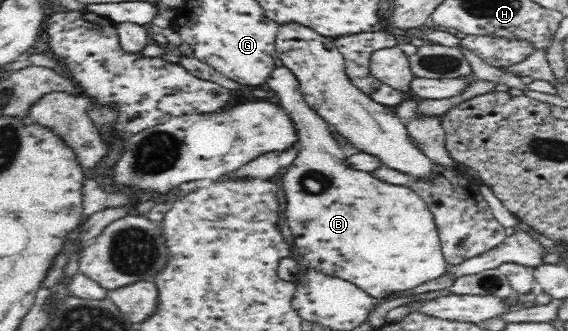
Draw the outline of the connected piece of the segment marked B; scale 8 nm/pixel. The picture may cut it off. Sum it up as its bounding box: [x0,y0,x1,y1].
[265,65,449,299]

